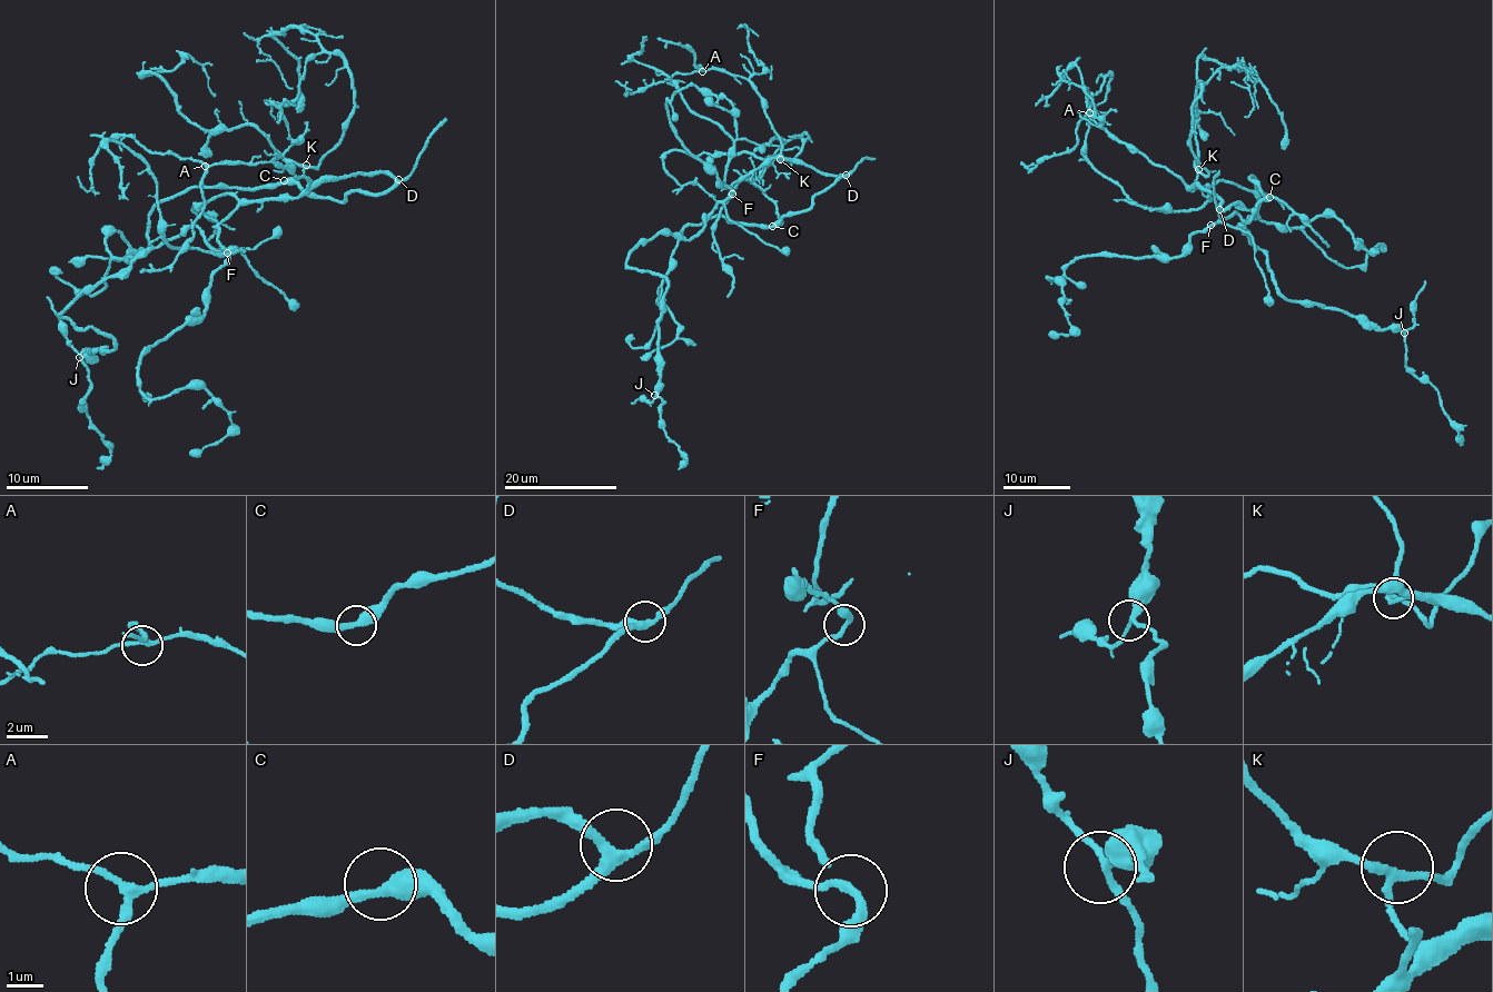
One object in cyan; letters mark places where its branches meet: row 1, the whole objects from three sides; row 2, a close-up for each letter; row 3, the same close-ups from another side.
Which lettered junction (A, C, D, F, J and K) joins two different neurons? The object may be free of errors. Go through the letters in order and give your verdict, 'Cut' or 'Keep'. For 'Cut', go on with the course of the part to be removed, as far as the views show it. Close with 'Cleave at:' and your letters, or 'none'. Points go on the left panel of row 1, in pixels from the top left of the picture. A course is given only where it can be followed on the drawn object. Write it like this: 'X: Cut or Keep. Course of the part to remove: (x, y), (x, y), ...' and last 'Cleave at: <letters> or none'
A: Keep
C: Keep
D: Keep
F: Keep
J: Keep
K: Keep
Cleave at: none

